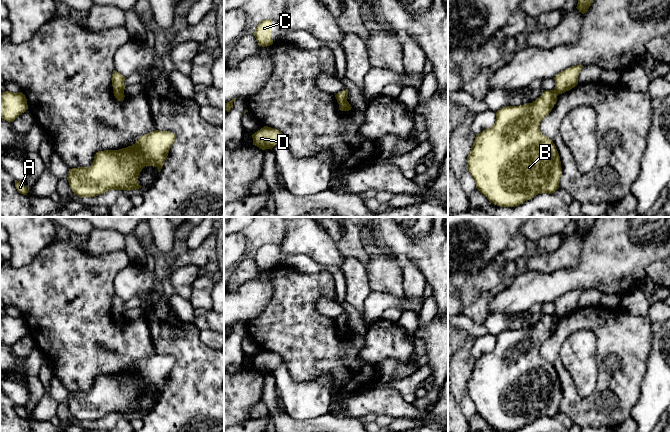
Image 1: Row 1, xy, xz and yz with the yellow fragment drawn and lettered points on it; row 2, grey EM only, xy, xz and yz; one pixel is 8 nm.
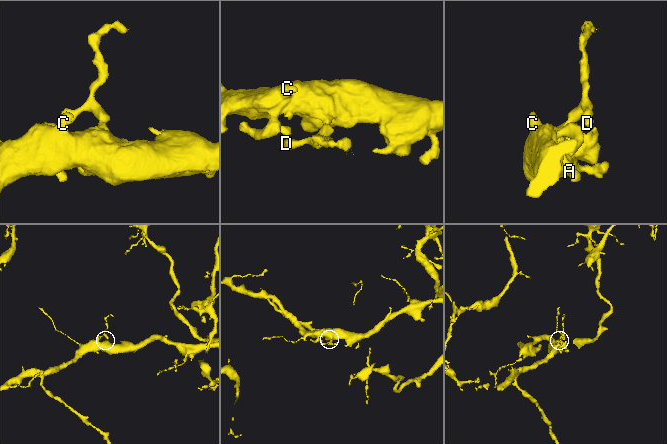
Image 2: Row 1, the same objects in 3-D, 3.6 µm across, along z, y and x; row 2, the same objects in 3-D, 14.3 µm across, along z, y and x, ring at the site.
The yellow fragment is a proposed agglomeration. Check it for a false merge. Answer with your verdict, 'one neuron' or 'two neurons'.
two neurons

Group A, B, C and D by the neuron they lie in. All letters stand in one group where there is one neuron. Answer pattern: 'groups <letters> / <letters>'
groups A B C / D

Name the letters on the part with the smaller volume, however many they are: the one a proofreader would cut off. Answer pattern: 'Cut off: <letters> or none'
Cut off: D

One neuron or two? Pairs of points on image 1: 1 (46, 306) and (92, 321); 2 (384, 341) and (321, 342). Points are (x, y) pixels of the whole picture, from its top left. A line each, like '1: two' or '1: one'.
1: one
2: two

